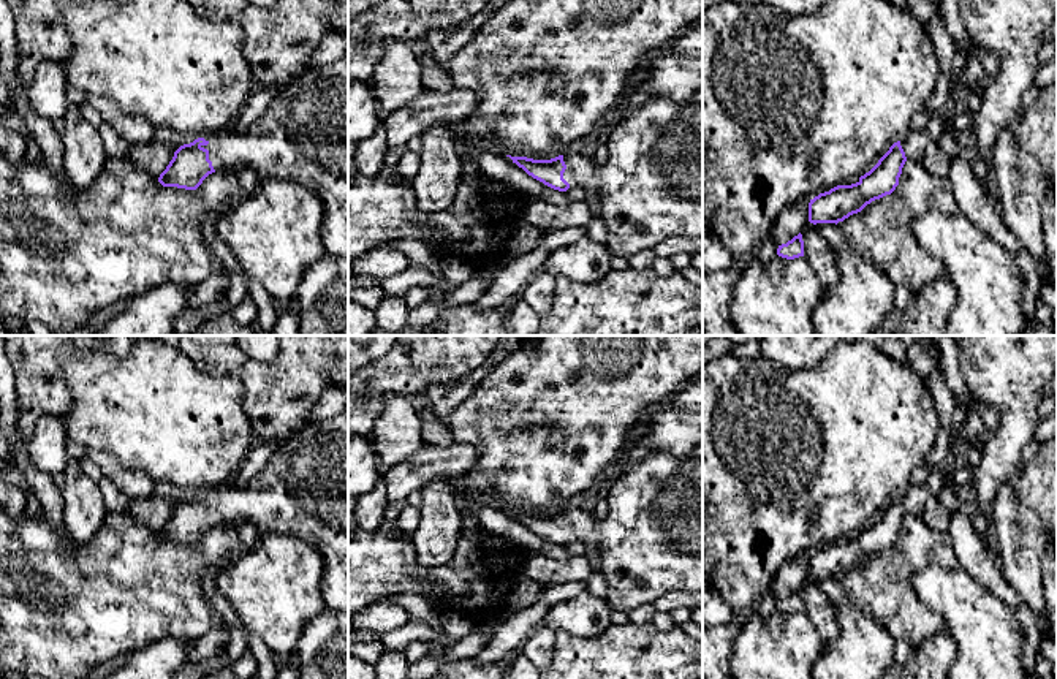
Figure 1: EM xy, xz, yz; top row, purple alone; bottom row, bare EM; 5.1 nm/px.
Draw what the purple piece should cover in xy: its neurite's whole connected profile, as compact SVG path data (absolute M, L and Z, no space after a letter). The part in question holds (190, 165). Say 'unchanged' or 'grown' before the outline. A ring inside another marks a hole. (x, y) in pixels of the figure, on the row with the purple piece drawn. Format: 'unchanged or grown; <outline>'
grown; M348 59L310 68L275 92L266 114L244 135L233 125L180 146L158 182L196 190L212 173L252 166L258 179L286 180L315 192L323 203L321 244L328 255L348 258Z

